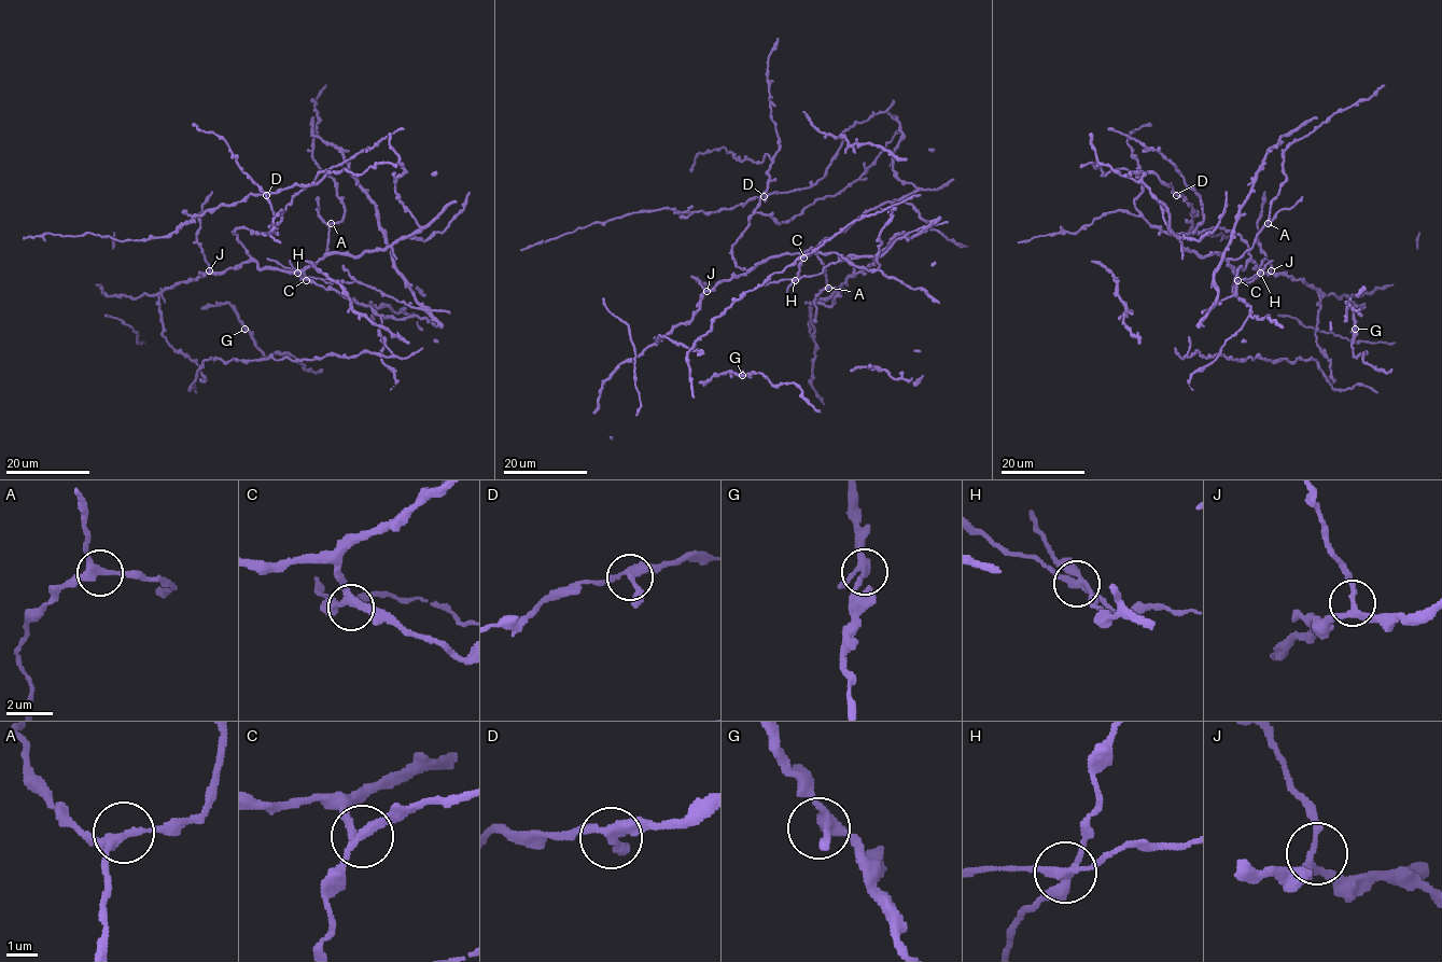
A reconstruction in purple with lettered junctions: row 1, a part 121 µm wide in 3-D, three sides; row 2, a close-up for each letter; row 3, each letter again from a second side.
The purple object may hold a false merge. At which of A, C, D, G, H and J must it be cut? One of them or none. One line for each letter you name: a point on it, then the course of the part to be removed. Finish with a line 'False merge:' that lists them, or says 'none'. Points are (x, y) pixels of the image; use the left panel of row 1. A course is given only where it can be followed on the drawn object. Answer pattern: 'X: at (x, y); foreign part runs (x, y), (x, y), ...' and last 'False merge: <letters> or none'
H: at (297, 273); foreign part runs (297, 274), (325, 281), (361, 281), (411, 307), (450, 314)
False merge: H

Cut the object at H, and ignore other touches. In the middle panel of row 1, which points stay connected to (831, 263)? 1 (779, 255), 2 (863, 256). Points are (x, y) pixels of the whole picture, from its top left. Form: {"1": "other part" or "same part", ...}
{"1": "other part", "2": "same part"}

